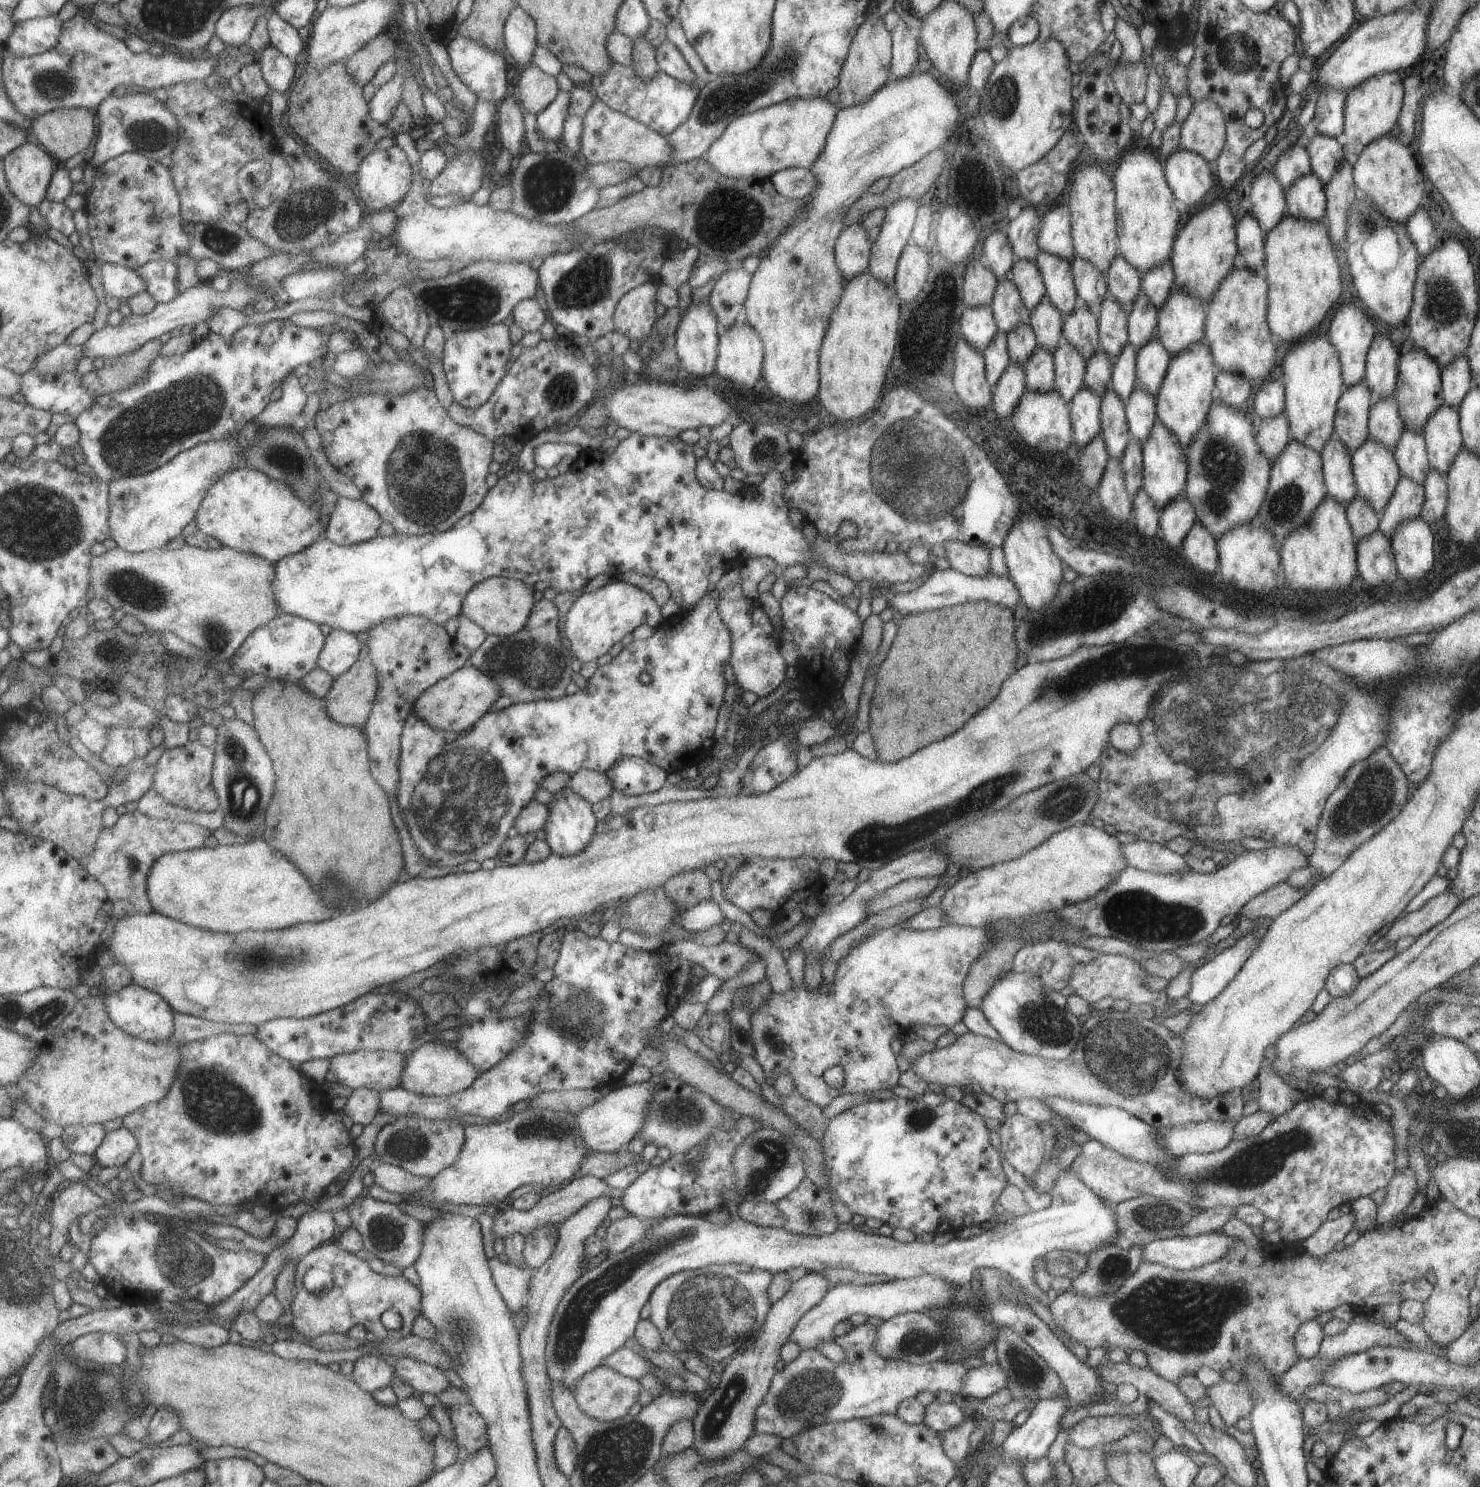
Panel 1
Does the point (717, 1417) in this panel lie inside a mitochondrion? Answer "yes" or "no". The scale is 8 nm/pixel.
yes

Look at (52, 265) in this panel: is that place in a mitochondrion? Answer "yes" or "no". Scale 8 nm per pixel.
no

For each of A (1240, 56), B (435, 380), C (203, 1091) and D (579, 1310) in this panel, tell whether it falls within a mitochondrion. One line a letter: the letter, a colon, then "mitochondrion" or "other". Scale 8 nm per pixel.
A: mitochondrion
B: other
C: mitochondrion
D: mitochondrion

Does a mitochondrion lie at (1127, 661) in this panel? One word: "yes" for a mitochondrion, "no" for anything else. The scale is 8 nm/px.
yes

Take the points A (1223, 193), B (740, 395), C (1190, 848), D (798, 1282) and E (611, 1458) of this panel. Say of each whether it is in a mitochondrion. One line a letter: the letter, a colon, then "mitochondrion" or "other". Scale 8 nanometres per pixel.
A: other
B: other
C: other
D: other
E: mitochondrion

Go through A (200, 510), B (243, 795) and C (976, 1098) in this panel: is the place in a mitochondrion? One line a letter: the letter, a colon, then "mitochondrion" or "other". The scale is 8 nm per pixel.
A: other
B: mitochondrion
C: other

